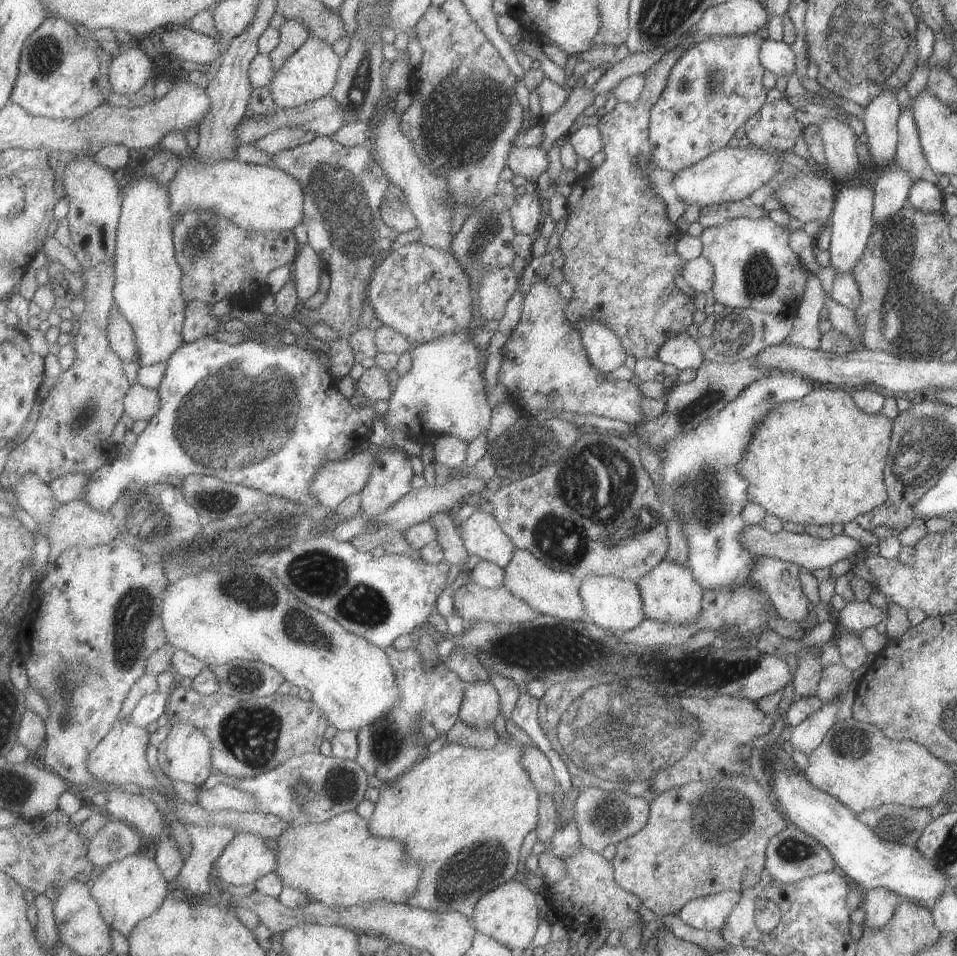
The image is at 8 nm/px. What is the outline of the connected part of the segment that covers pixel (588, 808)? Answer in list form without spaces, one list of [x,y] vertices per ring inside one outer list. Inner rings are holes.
[[[584,788],[584,792],[579,794],[575,817],[580,832],[582,832],[582,842],[588,850],[600,852],[610,846],[617,845],[621,840],[634,836],[640,832],[650,818],[650,803],[640,796],[630,796],[626,792],[608,792],[602,788]]]

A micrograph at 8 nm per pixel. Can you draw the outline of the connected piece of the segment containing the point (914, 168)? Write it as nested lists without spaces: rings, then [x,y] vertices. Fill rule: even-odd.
[[[907,106],[898,117],[898,146],[896,161],[910,174],[912,184],[918,180],[927,179],[930,167],[924,156],[914,114]]]

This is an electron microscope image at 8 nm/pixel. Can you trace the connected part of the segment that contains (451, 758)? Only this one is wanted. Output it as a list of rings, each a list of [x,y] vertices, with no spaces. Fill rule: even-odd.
[[[504,736],[502,738],[500,737],[500,744],[494,750],[484,750],[484,748],[478,750],[478,748],[470,748],[469,746],[464,746],[464,744],[446,744],[439,752],[433,755],[429,754],[410,771],[398,779],[390,781],[387,786],[382,788],[376,814],[369,821],[372,832],[376,832],[376,836],[384,836],[384,838],[408,840],[406,842],[406,846],[408,846],[408,850],[406,850],[408,852],[408,858],[412,858],[412,860],[424,860],[426,862],[424,888],[420,888],[420,892],[410,894],[410,898],[407,901],[410,906],[441,913],[458,911],[474,919],[477,914],[478,904],[484,896],[518,876],[518,872],[520,872],[520,860],[522,860],[520,854],[522,854],[522,848],[524,848],[526,838],[530,836],[532,830],[537,830],[538,824],[540,824],[540,806],[542,803],[542,800],[540,800],[540,789],[536,786],[532,774],[522,766],[524,752],[526,752],[526,748],[524,748],[522,743],[511,737],[504,738]]]

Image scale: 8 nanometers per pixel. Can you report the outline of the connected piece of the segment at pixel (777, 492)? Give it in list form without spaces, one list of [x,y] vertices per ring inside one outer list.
[[[819,388],[800,400],[776,404],[764,420],[758,420],[752,440],[736,464],[736,472],[748,480],[748,500],[764,508],[766,513],[784,521],[802,524],[846,524],[856,516],[884,504],[887,486],[884,467],[889,455],[893,420],[883,413],[868,414],[860,410],[850,394],[836,388]]]

